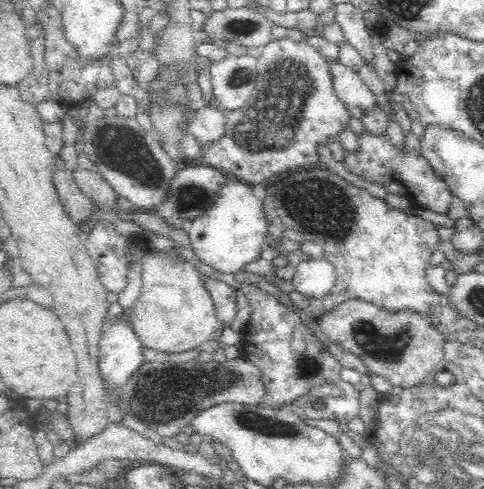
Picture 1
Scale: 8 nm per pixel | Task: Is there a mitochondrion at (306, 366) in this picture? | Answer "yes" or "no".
yes

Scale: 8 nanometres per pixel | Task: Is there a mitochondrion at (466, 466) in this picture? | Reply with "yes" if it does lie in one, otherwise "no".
yes

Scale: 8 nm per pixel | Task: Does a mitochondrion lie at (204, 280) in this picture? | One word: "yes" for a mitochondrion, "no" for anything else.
no

